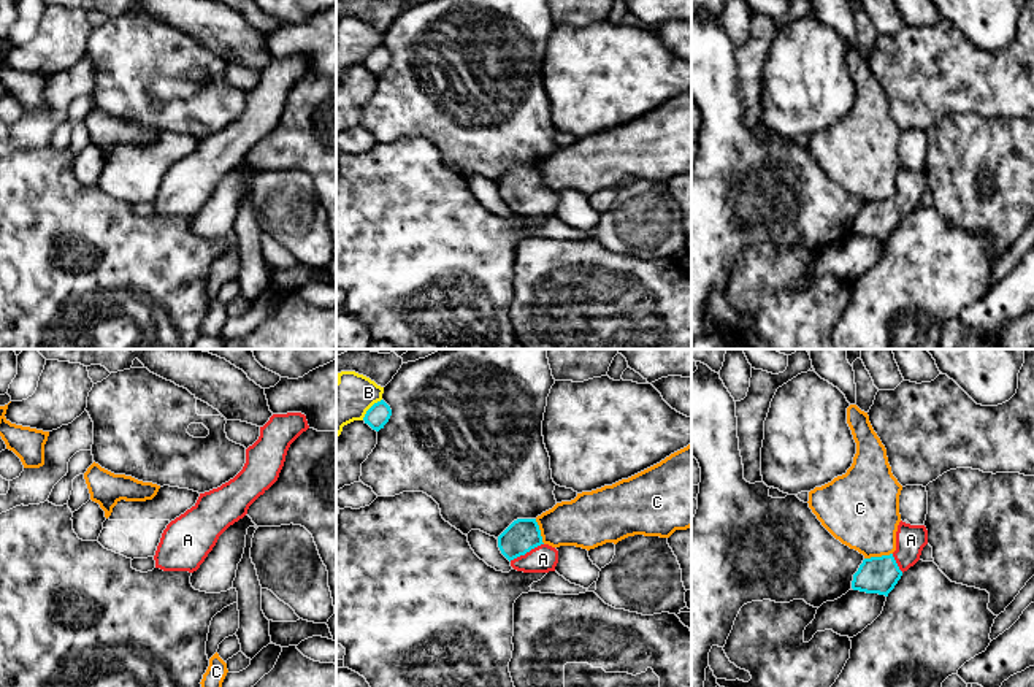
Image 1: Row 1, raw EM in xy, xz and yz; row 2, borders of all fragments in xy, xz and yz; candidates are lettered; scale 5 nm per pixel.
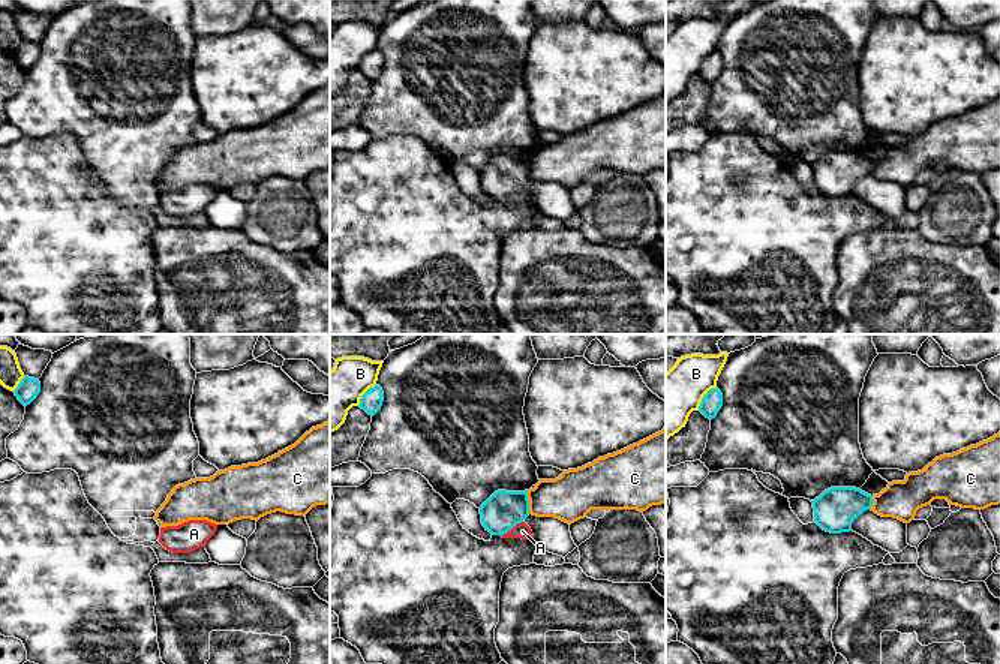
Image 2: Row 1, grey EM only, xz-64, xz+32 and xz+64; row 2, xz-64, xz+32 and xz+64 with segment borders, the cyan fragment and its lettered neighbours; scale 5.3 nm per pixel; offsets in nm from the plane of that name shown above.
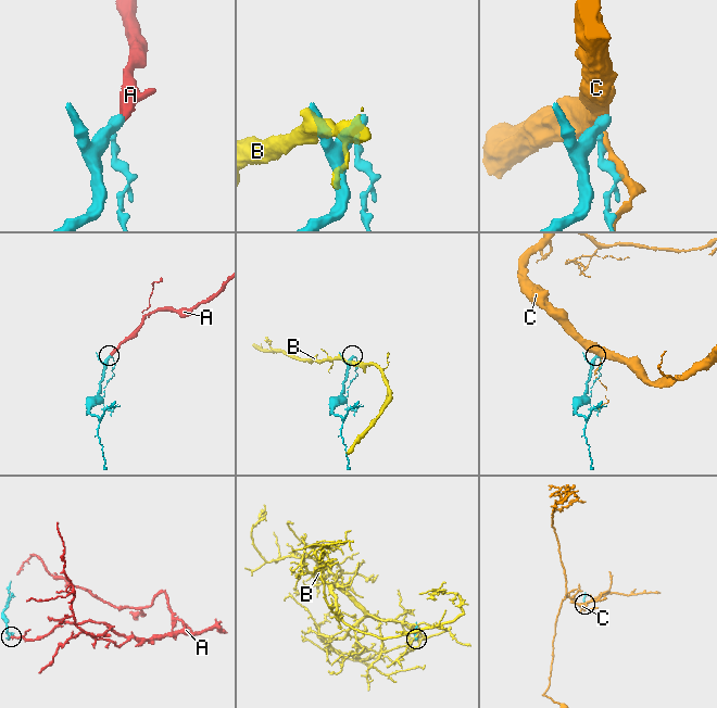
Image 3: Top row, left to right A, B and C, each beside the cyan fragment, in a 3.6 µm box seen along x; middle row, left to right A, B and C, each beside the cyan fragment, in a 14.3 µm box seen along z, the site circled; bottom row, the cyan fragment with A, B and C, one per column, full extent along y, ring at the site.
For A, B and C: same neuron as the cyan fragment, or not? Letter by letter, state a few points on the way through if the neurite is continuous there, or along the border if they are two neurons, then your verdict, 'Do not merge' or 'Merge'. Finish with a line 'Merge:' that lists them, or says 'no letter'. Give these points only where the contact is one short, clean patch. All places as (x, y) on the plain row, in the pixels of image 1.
A: Path across: xz (522, 180), (525, 197), (543, 203). Merge
B: Do not merge
C: Do not merge
Merge: A

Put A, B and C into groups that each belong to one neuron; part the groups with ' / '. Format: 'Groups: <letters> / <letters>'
Groups: A / B / C

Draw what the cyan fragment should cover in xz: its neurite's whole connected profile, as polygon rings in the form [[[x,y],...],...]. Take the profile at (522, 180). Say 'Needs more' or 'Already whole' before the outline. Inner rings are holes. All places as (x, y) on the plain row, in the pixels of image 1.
Needs more. [[[536,163],[514,165],[498,181],[498,192],[517,216],[549,217],[558,208],[558,195],[542,187]]]

